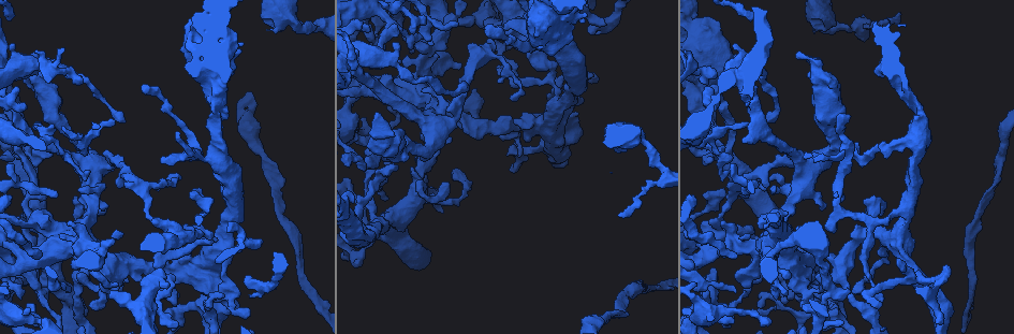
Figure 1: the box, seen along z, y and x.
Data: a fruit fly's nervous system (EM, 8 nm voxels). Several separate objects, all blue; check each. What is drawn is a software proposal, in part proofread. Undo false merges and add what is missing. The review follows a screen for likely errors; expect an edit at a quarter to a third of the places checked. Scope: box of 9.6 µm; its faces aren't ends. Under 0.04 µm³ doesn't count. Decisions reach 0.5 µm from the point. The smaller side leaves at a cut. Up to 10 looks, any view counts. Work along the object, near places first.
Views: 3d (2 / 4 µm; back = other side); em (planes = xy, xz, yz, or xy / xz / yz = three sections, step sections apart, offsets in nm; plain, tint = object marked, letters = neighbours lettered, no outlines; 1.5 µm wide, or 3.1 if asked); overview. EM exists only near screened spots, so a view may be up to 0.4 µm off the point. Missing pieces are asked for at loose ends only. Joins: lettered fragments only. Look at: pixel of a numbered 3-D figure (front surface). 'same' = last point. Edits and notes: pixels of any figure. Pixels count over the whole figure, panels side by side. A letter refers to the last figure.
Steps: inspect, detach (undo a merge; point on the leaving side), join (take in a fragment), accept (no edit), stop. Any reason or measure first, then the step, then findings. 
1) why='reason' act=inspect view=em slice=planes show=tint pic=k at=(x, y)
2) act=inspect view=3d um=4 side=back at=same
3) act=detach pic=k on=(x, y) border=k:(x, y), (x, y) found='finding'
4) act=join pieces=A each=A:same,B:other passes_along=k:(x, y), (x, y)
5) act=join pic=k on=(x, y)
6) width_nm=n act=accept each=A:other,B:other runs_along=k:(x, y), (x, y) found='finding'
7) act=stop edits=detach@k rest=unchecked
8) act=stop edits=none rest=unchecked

why='an open end' act=inspect view=em slice=planes show=tint pic=1 at=(41, 123)

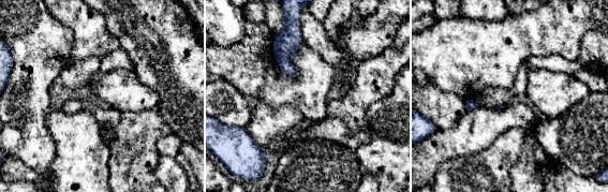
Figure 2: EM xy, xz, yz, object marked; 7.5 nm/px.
why='see the neighbours' act=inspect view=em slice=planes show=letters at=same

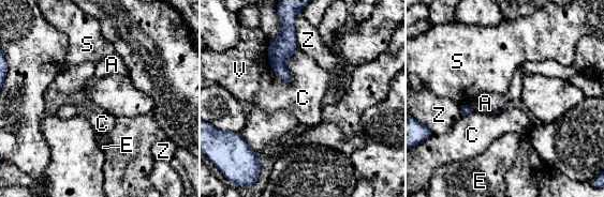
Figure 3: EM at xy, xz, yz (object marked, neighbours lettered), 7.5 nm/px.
act=accept each=A:other,C:other,E:other,S:other,V:other,Z:other found='no lettered fragment goes on from it'

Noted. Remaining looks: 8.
why='stops while still wide' act=inspect view=em slice=yz step=4 show=letters pic=1 at=(355, 52)

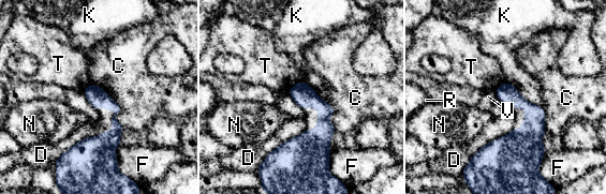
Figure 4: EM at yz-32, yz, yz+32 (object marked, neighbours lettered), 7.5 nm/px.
why='cut it another way' act=inspect view=em slice=planes show=letters at=same

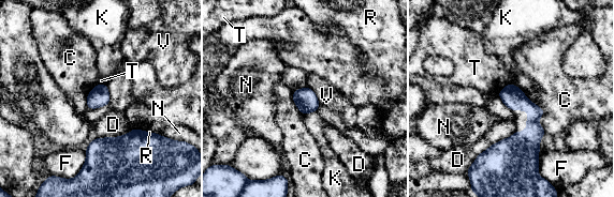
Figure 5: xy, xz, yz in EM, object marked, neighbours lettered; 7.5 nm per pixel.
act=accept each=C:other,D:other,F:other,K:other,N:other,R:other,T:other,V:other found='none of them fits'

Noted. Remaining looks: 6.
why='thin end' act=inspect view=em slice=planes show=letters pic=1 at=(732, 321)

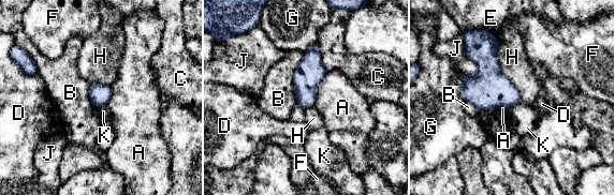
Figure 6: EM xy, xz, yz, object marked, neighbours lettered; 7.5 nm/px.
act=accept each=A:other,B:other,C:other,D:other,E:other,F:other,G:other,H:other,J:other,K:other border=6:(522, 102), (510, 108) found='no lettered fragment goes on from it'

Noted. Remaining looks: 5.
act=inspect view=3d um=2 pic=1 at=(153, 267)

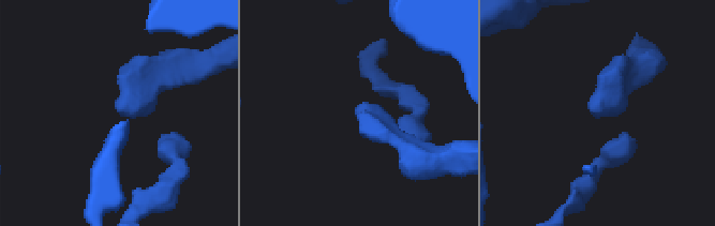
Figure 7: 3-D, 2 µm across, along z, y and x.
act=inspect view=em slice=xz step=8 show=letters pic=7 at=(587, 108)

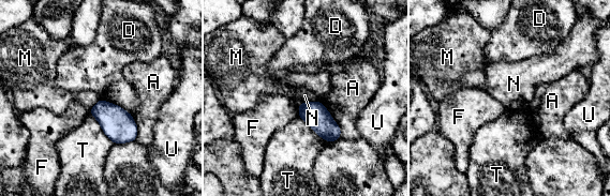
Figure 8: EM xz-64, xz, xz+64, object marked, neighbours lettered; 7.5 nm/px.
why='another direction' act=inspect view=em slice=planes show=letters at=same

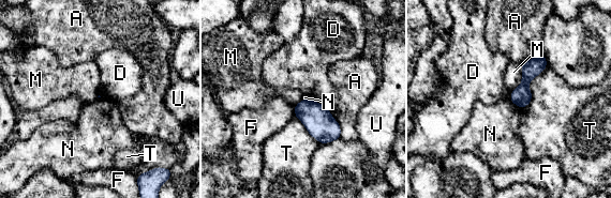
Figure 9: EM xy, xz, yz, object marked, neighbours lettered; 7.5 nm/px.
act=accept each=A:other,D:other,F:other,M:other,N:other,T:other,U:other border=9:(509, 100), (520, 107) found='none of them fits'

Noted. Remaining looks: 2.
act=stop edits=none rest=unchecked

